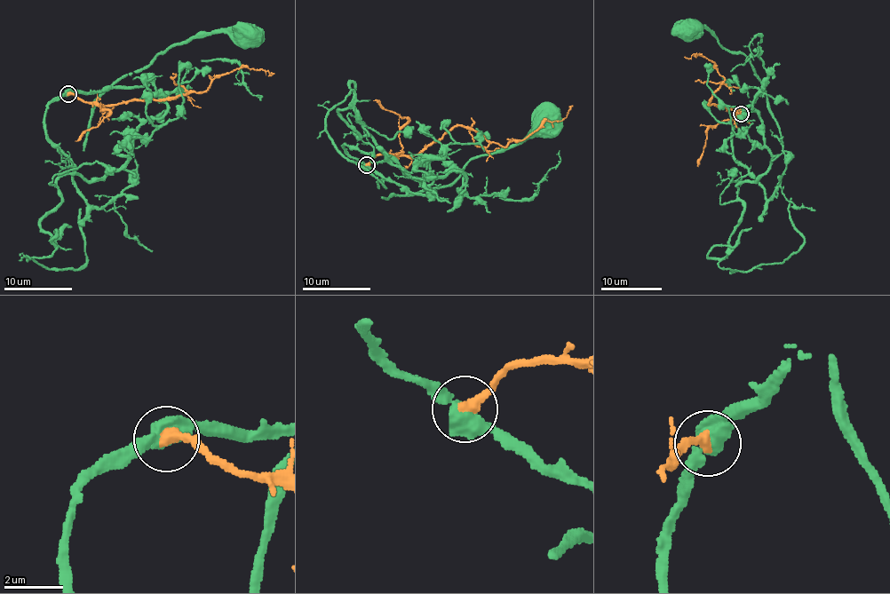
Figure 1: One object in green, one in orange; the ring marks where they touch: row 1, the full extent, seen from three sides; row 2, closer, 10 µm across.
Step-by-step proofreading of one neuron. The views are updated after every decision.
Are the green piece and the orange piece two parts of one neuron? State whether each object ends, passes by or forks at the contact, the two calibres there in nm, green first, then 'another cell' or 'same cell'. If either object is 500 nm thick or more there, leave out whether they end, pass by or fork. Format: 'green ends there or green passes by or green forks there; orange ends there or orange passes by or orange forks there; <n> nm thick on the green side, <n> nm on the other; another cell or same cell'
600 nm thick on the green side, 360 nm on the other; same cell

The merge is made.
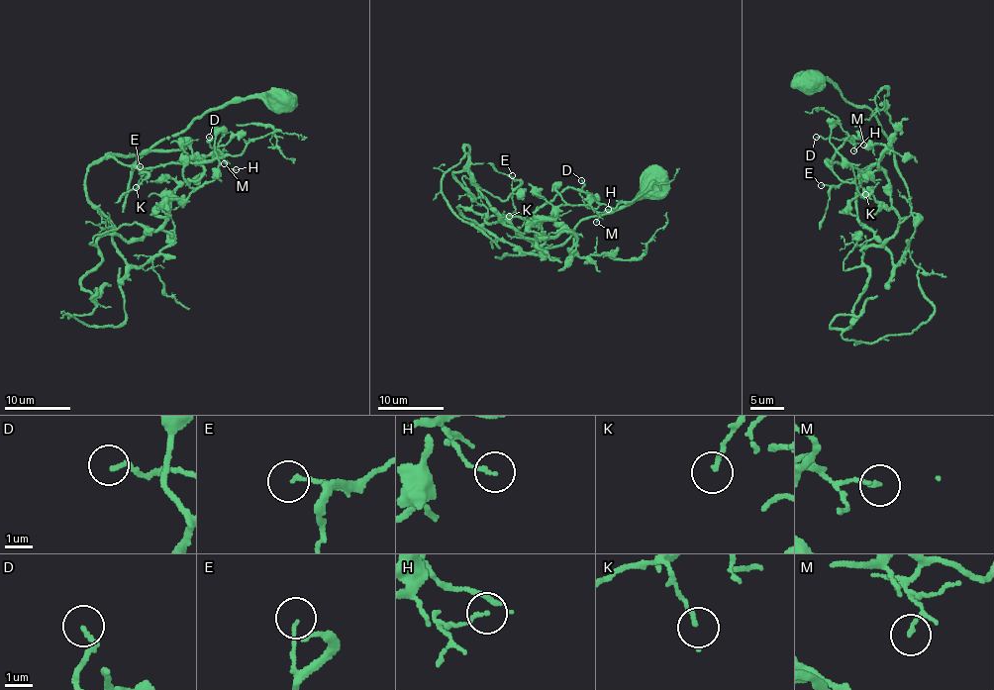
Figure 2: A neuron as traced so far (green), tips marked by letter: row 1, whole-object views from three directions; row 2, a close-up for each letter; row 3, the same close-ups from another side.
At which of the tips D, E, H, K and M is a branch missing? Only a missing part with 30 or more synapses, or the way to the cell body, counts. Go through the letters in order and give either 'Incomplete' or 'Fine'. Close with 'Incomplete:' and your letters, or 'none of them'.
D: Fine
E: Fine
H: Fine
K: Fine
M: Fine
Incomplete: none of them

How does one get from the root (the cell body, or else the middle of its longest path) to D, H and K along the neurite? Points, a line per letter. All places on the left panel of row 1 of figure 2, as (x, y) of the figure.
D: (283, 98), (278, 106), (232, 100), (145, 150), (111, 156), (143, 168), (219, 158), (226, 154), (209, 137)
H: (283, 98), (278, 106), (256, 97), (232, 100), (145, 150), (111, 155), (154, 168), (226, 154), (236, 169)
K: (283, 98), (278, 106), (256, 97), (232, 100), (145, 150), (111, 155), (143, 171), (136, 187)

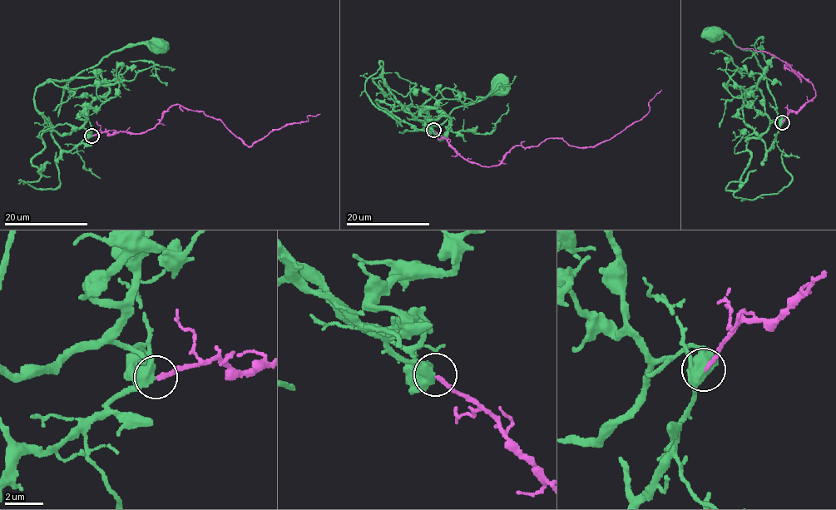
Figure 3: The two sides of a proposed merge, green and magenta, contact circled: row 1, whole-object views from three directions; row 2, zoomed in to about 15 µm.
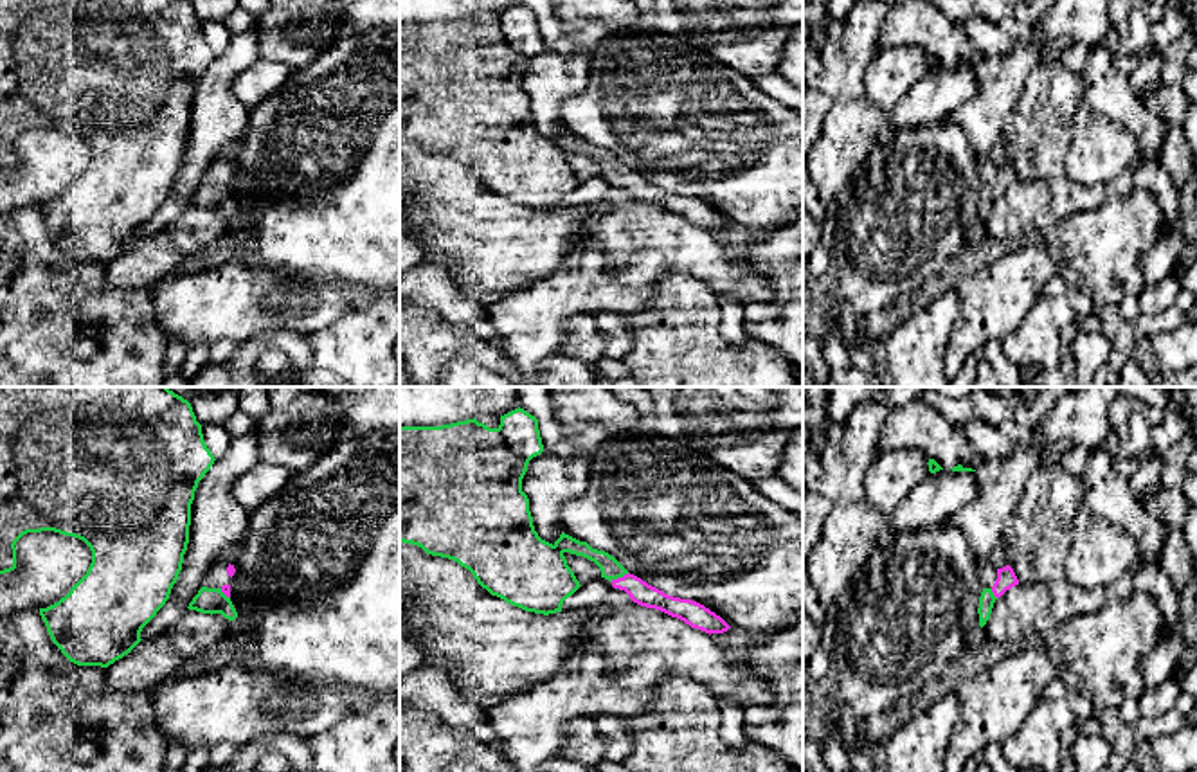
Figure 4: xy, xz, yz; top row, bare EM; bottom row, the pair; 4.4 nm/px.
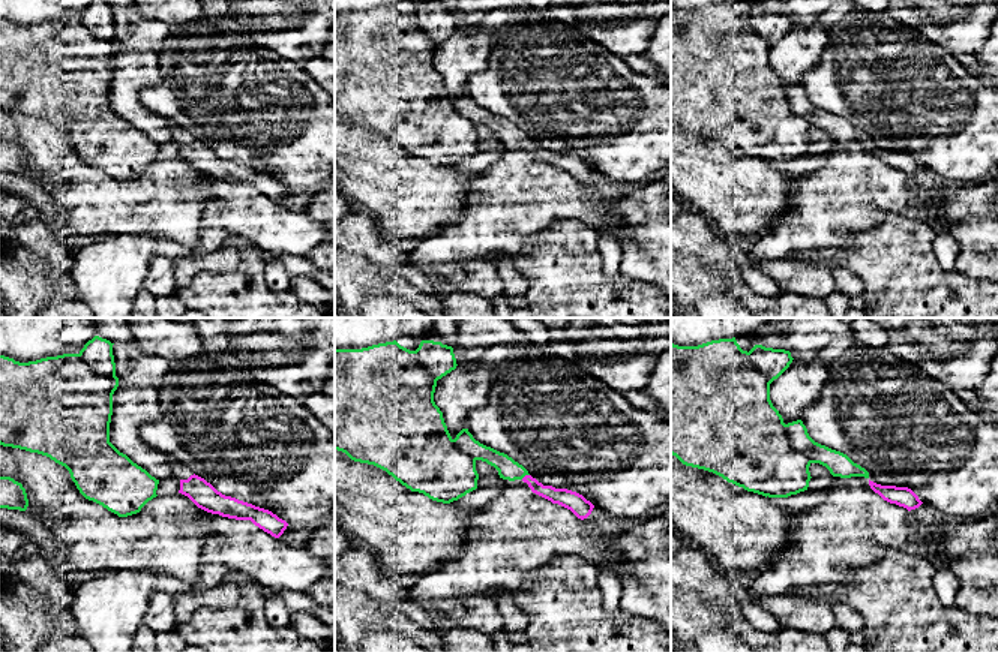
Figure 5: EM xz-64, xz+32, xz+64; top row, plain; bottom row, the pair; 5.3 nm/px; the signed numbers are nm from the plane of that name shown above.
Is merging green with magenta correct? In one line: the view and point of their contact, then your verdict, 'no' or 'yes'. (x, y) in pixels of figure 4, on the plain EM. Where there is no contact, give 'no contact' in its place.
xz (620, 173) | yes

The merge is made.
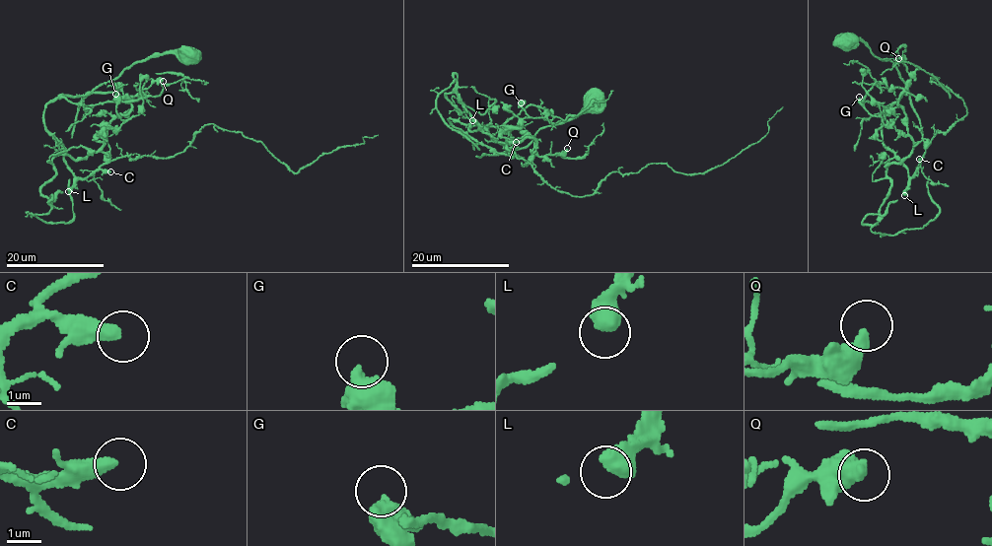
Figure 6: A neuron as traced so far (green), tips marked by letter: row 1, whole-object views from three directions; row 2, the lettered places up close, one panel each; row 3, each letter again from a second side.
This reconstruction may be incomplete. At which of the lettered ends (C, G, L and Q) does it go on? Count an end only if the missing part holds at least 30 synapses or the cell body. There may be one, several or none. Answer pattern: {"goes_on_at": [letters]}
{"goes_on_at": ["C"]}

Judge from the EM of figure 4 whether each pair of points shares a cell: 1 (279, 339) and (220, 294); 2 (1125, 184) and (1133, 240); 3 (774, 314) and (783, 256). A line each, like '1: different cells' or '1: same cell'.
1: different cells
2: different cells
3: same cell

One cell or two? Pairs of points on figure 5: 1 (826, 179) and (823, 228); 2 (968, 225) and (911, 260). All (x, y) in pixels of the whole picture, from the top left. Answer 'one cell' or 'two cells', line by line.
1: one cell
2: two cells

